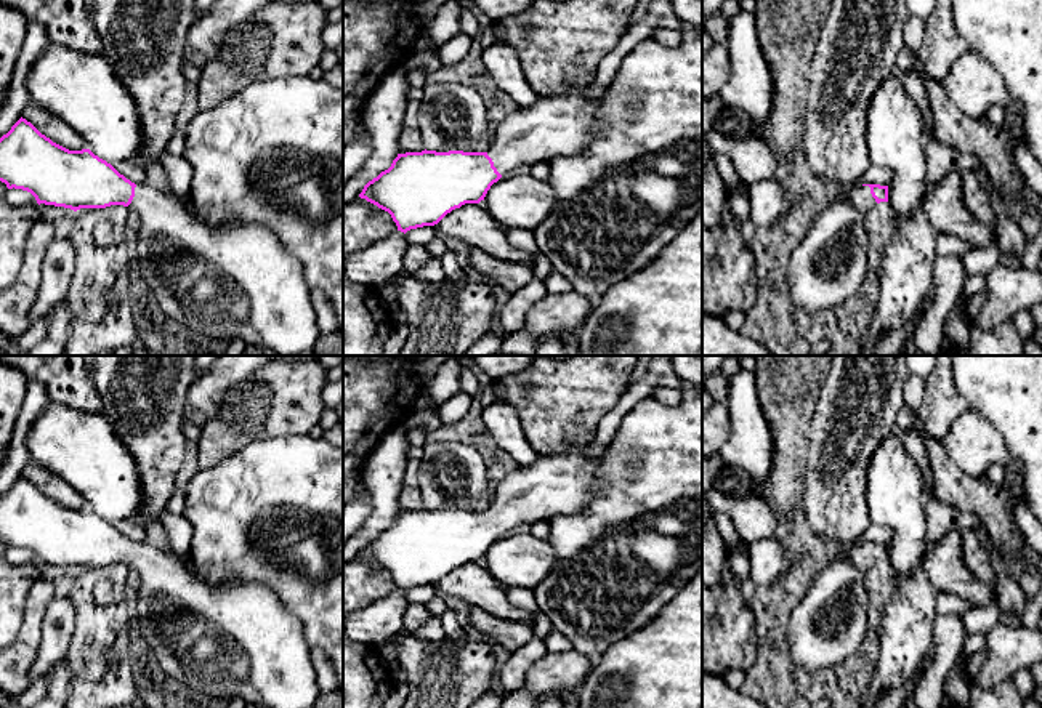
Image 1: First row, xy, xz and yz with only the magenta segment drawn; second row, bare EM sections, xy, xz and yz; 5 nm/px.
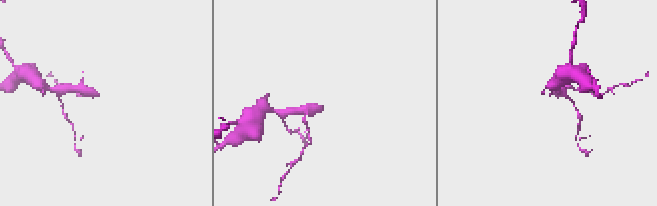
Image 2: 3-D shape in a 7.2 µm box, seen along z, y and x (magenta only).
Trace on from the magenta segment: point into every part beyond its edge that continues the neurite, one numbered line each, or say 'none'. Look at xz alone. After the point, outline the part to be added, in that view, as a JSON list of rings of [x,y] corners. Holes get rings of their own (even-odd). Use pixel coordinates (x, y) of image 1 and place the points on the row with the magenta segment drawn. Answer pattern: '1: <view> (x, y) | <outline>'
1: xz (560, 125) | [[[593,82],[584,86],[569,83],[553,96],[539,95],[531,106],[508,114],[494,128],[486,151],[497,171],[507,176],[521,165],[580,154],[596,131],[601,101],[611,88],[592,101]]]

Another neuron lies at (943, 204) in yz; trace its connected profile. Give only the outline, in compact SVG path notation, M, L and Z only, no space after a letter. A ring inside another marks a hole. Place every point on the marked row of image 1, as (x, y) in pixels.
M949 171L928 186L920 210L939 234L955 235L978 250L992 243L996 231L965 207L960 171Z

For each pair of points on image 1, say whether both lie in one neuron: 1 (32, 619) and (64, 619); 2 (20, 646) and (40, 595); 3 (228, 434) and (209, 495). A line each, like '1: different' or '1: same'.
1: different
2: same
3: different

